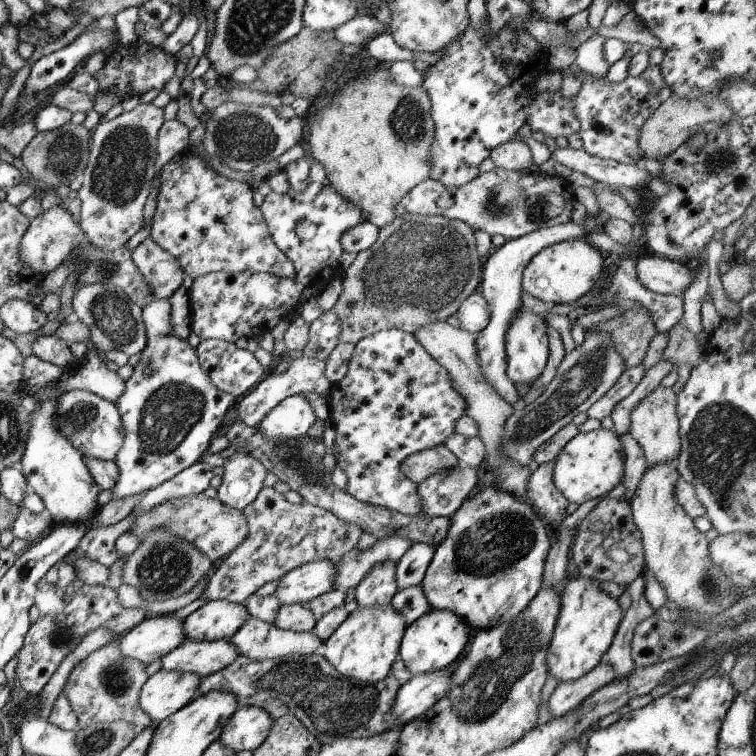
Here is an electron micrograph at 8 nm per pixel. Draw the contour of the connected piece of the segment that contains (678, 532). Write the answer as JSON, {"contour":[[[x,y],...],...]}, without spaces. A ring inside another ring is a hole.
{"contour":[[[673,461],[648,466],[628,502],[633,524],[642,540],[644,566],[654,574],[665,589],[666,598],[675,602],[677,608],[715,616],[740,597],[732,592],[727,577],[708,557],[705,535],[692,525],[692,518],[674,499],[674,486],[678,480]]]}

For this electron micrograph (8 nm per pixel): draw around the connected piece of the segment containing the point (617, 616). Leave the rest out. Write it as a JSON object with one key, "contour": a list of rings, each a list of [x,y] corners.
{"contour":[[[579,575],[568,580],[560,594],[559,614],[546,652],[548,673],[559,683],[583,676],[602,660],[624,615],[617,601],[599,589],[598,583]]]}

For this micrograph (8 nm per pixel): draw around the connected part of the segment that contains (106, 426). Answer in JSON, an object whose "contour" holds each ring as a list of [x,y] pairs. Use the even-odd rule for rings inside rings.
{"contour":[[[84,390],[65,391],[57,397],[52,423],[60,435],[68,439],[71,446],[84,458],[113,461],[123,444],[122,422],[117,407],[112,402]]]}

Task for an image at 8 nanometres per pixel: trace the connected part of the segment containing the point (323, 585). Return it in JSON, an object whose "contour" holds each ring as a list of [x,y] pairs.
{"contour":[[[319,559],[290,570],[279,578],[274,594],[281,605],[305,604],[334,588],[336,568],[332,561]]]}

